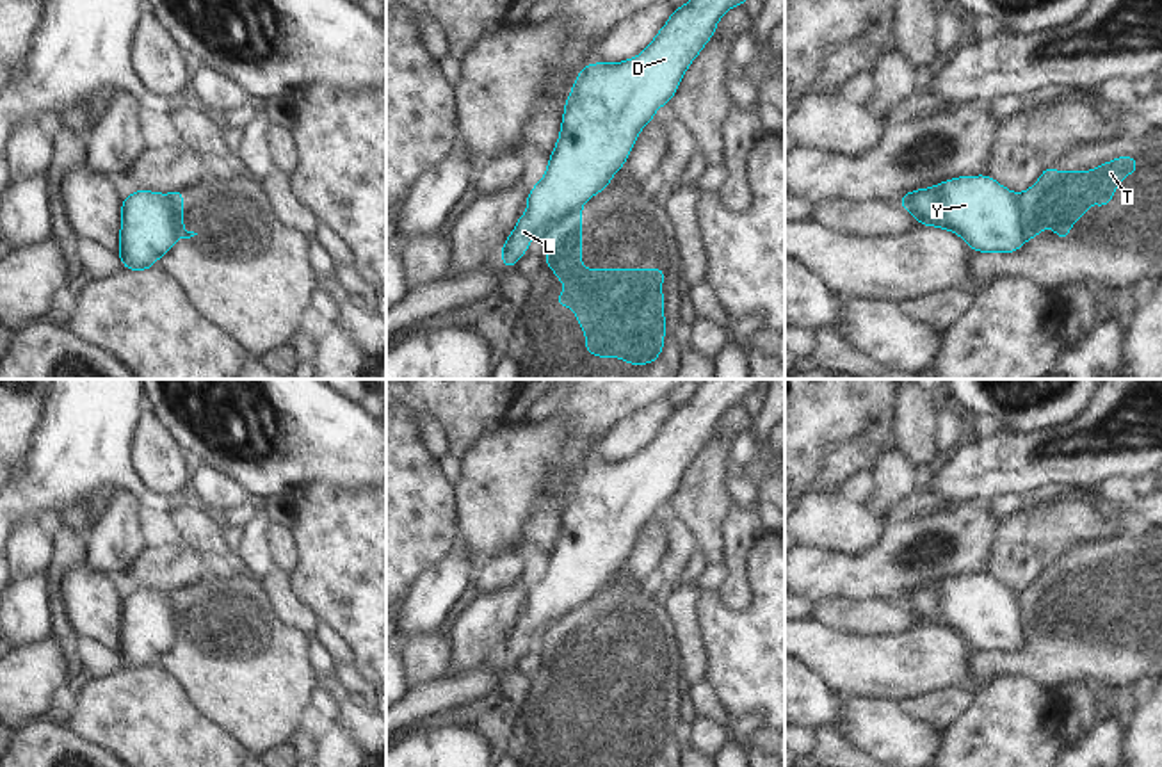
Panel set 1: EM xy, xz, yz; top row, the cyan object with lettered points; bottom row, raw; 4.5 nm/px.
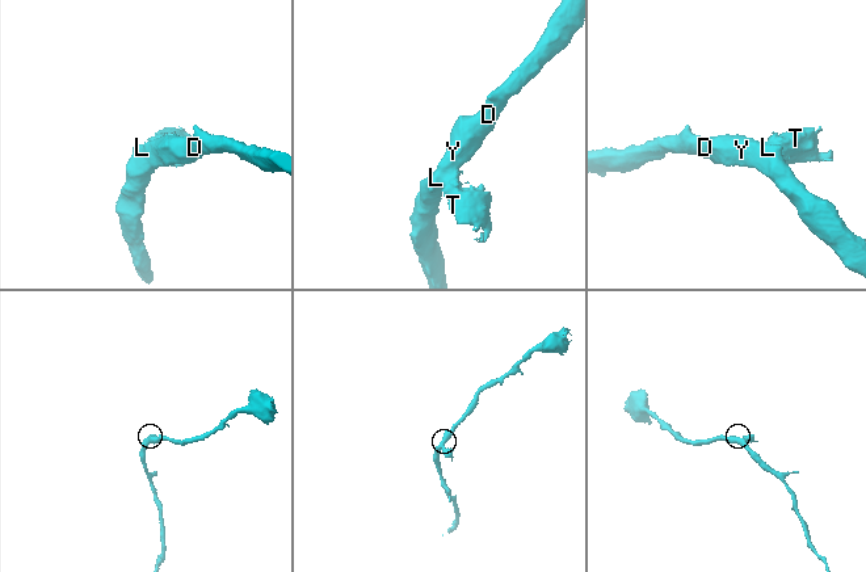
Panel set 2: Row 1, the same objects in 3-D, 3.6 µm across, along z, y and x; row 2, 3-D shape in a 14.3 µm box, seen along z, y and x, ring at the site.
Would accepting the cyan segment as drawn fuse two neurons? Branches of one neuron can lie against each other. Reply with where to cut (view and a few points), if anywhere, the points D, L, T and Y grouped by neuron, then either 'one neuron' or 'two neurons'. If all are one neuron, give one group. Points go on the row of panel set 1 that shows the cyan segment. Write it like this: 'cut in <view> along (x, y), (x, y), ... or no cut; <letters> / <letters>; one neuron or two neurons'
cut in xz along (580, 205), (568, 214), (570, 230), (548, 228), (543, 234); D L Y / T; two neurons

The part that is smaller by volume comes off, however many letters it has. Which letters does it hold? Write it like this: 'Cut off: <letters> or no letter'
Cut off: T

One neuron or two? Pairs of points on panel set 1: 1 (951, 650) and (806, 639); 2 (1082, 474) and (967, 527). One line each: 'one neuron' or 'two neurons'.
1: one neuron
2: two neurons

